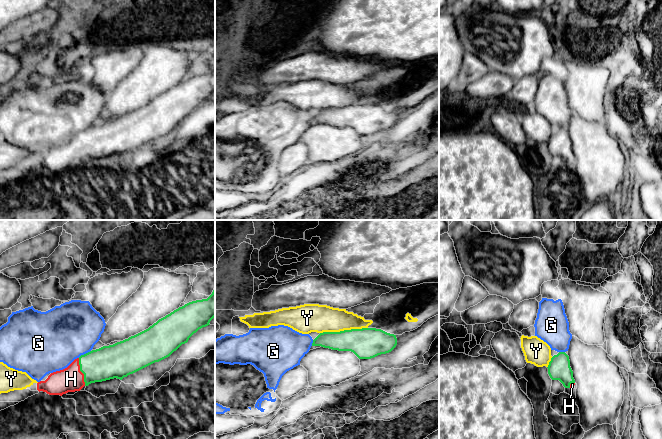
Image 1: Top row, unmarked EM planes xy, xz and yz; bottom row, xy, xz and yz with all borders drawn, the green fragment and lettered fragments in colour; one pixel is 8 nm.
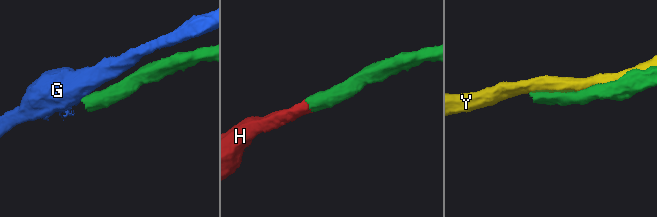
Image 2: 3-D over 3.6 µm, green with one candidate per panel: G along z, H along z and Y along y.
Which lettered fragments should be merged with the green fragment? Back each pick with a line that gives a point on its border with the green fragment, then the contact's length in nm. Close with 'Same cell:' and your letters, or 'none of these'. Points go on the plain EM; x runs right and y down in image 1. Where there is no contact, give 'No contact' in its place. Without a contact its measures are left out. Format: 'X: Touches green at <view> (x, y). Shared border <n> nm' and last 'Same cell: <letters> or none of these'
H: Touches green at xy (81, 147). Shared border 240 nm
Same cell: H

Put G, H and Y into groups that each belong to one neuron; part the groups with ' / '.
G / H / Y

